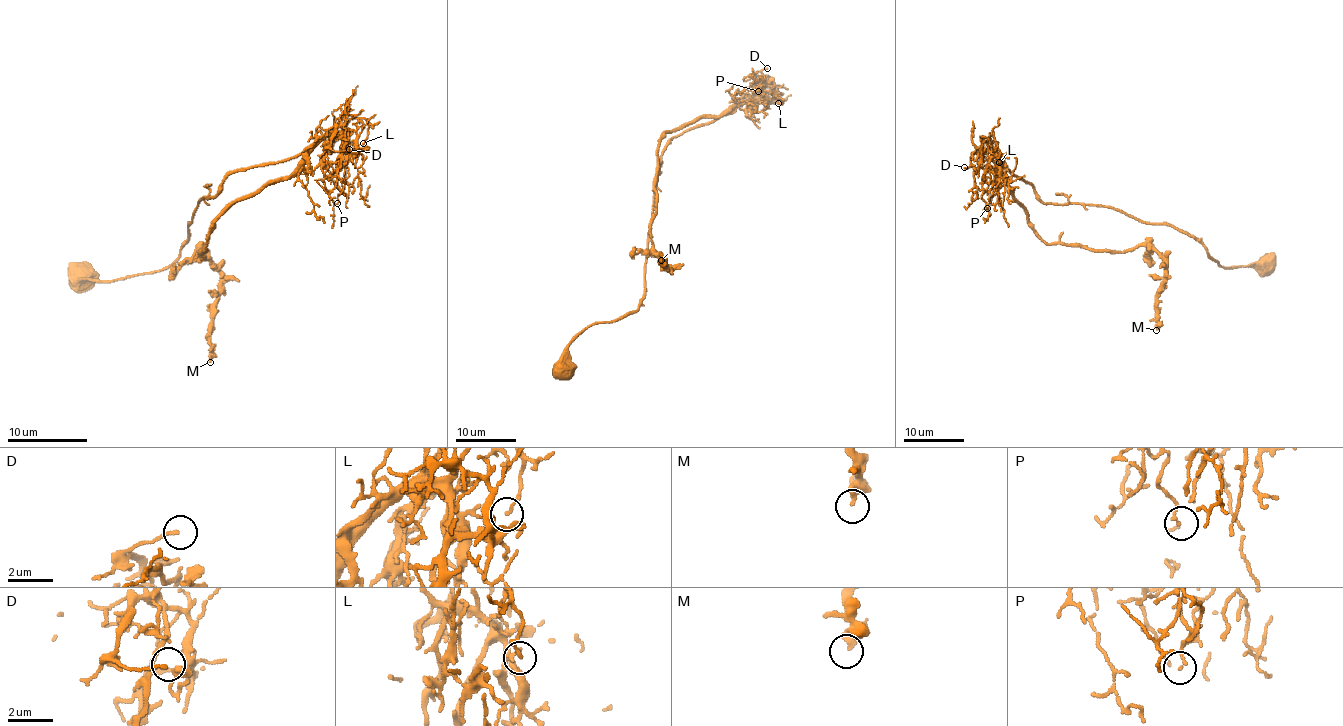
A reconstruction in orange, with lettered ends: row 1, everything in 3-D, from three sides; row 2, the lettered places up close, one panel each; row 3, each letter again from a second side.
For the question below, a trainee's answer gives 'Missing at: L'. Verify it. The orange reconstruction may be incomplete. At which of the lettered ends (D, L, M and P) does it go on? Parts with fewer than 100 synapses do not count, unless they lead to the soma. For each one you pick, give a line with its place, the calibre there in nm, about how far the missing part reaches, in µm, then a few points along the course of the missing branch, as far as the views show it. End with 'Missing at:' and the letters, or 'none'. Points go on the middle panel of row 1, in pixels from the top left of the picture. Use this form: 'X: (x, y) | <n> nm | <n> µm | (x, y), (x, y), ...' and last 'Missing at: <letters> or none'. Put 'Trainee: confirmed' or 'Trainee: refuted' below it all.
Missing at: none
Trainee: refuted

